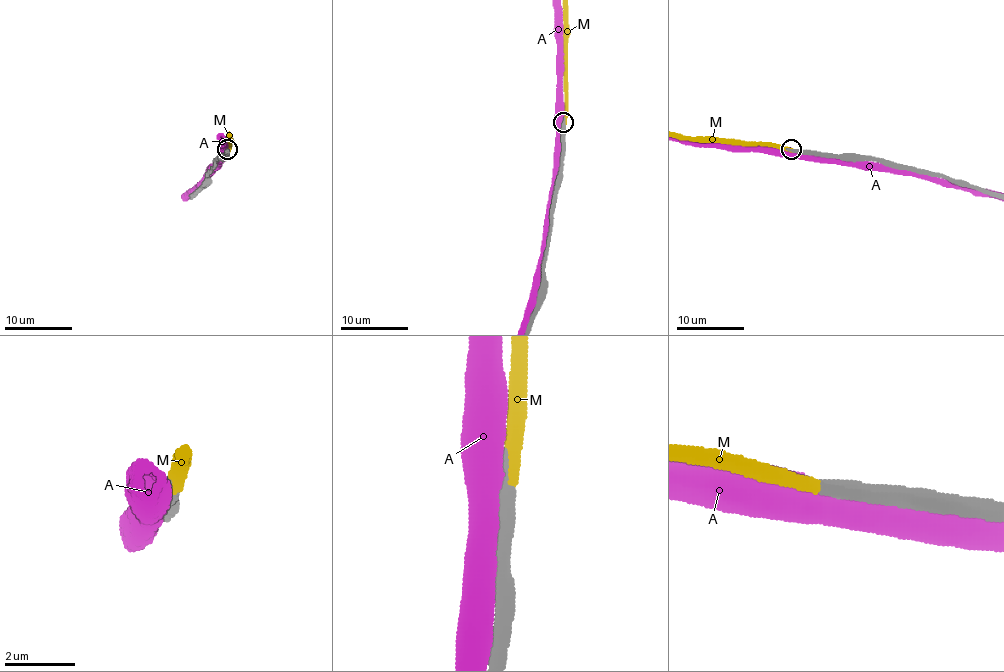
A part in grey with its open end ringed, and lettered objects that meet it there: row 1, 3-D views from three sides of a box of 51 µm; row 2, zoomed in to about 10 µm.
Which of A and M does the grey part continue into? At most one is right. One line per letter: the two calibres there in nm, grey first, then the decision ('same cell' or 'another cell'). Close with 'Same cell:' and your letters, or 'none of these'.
A: 460 nm thick on the grey side, 550 nm on the other; another cell
M: 460 nm thick on the grey side, 400 nm on the other; same cell
Same cell: M

